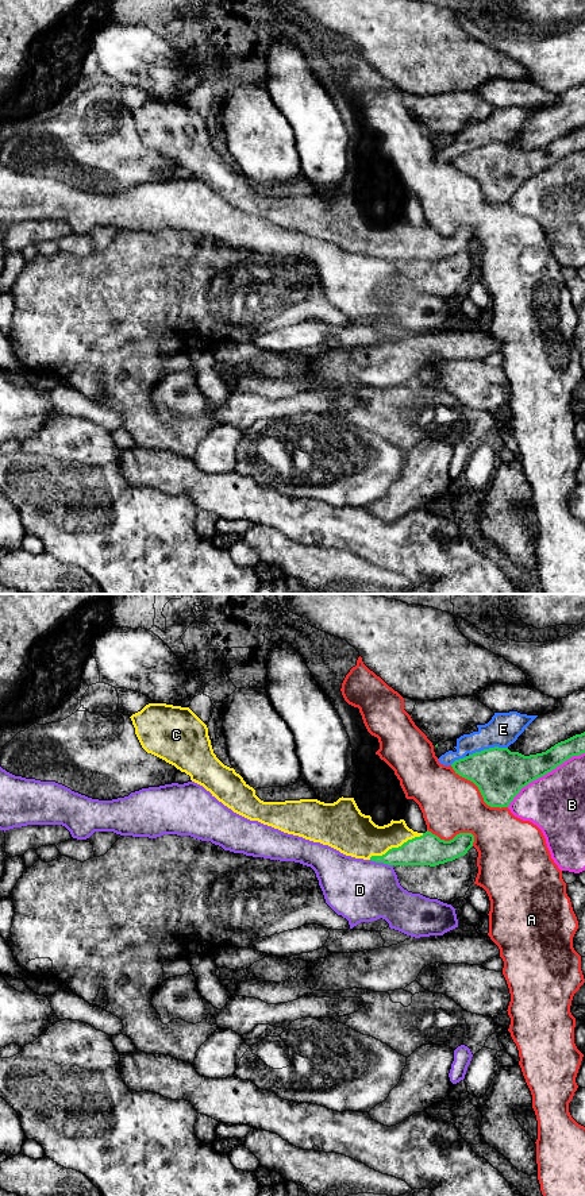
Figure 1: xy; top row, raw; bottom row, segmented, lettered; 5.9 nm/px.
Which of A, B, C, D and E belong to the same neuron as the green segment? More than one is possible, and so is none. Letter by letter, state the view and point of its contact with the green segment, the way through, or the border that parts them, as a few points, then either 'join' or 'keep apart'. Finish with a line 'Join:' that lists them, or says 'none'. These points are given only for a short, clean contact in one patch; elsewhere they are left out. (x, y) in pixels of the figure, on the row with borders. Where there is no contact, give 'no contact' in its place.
A: contact xy (480, 791); keep apart
B: contact xy (543, 775); keep apart
C: contact xy (396, 848); join
D: contact xy (381, 861); keep apart
E: contact xy (489, 748); border xy (507, 747), (489, 747), (469, 755); keep apart
Join: C

